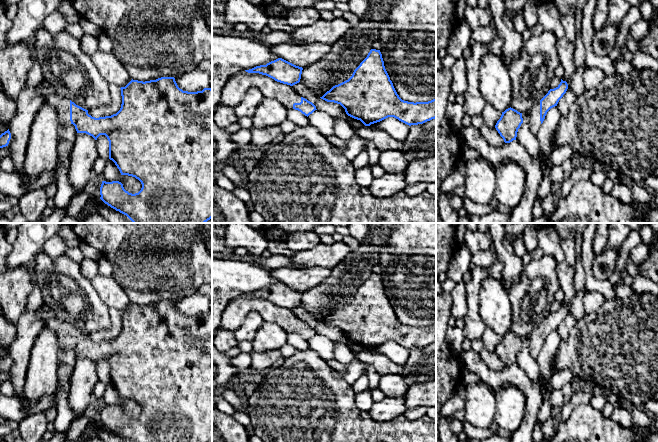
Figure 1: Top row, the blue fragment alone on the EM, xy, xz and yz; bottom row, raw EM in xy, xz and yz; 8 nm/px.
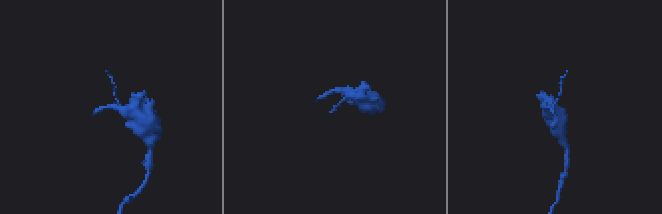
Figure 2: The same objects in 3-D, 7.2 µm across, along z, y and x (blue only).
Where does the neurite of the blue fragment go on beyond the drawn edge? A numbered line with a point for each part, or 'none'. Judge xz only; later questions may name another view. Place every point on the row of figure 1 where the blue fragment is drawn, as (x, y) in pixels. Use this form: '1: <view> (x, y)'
1: xz (235, 88)

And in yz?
1: yz (534, 114)

